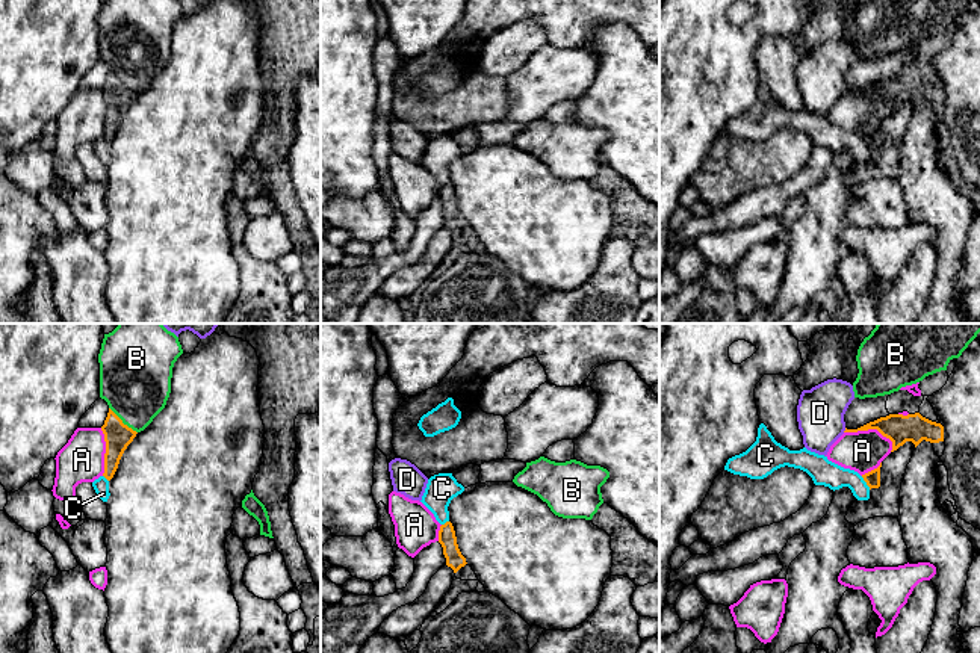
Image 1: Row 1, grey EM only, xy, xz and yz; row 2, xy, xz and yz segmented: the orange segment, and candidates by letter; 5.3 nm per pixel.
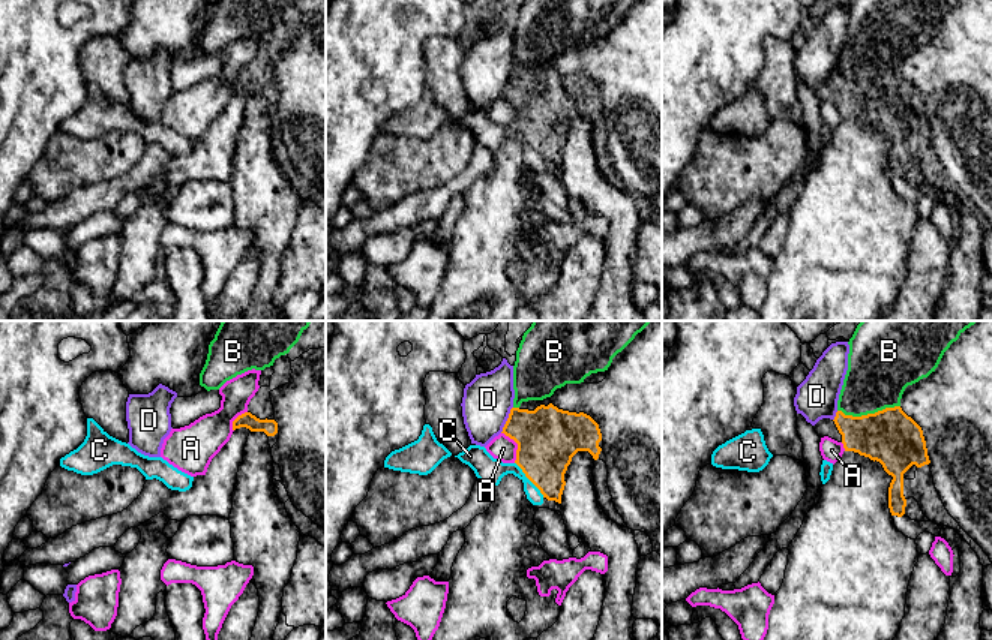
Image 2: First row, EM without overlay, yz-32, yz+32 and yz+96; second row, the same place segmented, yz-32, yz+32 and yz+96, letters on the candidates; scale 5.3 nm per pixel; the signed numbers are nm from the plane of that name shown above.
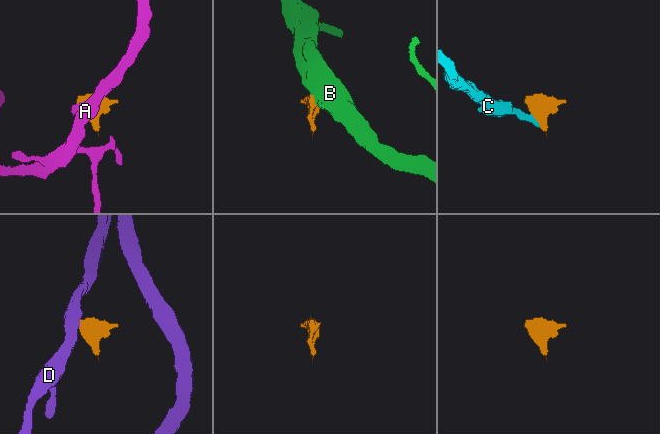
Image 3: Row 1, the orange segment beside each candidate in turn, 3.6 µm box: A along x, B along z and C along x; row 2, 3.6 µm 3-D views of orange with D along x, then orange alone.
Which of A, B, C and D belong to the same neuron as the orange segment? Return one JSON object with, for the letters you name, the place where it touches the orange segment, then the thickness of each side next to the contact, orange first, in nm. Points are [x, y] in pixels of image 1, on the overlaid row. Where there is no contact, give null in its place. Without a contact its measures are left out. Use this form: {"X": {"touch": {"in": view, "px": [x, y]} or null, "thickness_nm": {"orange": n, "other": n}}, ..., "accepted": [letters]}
{"C": {"touch": {"in": "yz", "px": [865, 481]}, "thickness_nm": {"orange": 80, "other": 140}}, "accepted": ["C"]}

